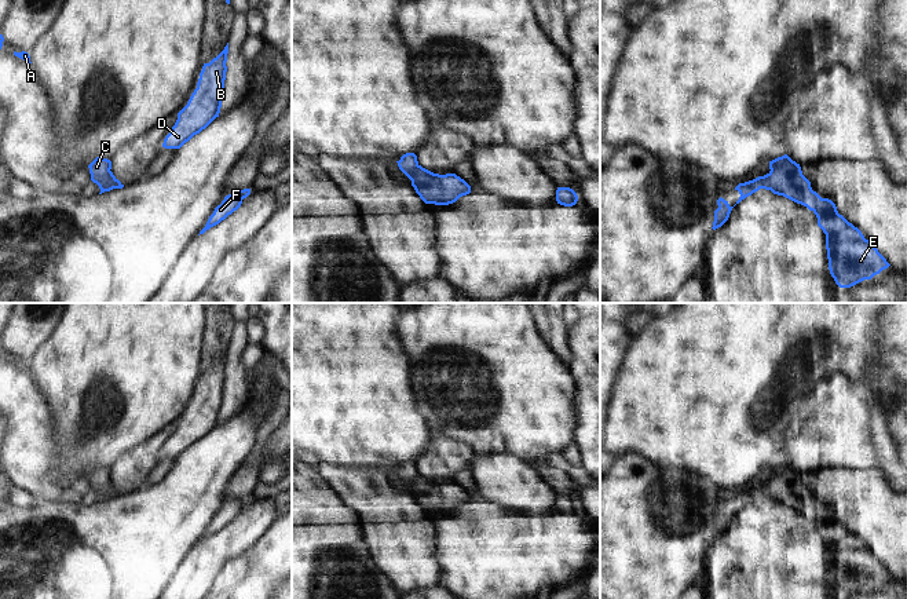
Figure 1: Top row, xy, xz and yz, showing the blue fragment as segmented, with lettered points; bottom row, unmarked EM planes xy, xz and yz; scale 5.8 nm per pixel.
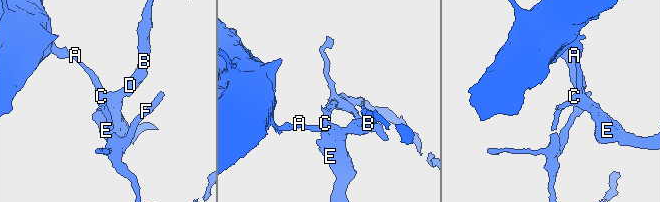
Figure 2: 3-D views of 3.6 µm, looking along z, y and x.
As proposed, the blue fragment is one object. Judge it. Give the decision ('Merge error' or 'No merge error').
Merge error

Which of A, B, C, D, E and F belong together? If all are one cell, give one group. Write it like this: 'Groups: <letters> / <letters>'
Groups: A C F / B D E

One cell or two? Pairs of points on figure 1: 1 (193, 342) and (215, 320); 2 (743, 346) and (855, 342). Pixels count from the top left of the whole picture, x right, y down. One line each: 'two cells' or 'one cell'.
1: two cells
2: one cell

